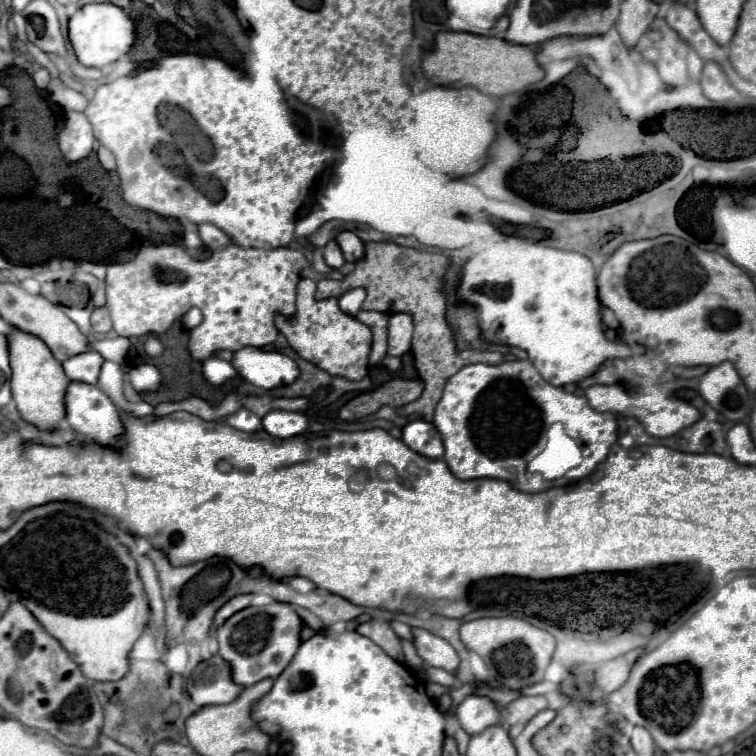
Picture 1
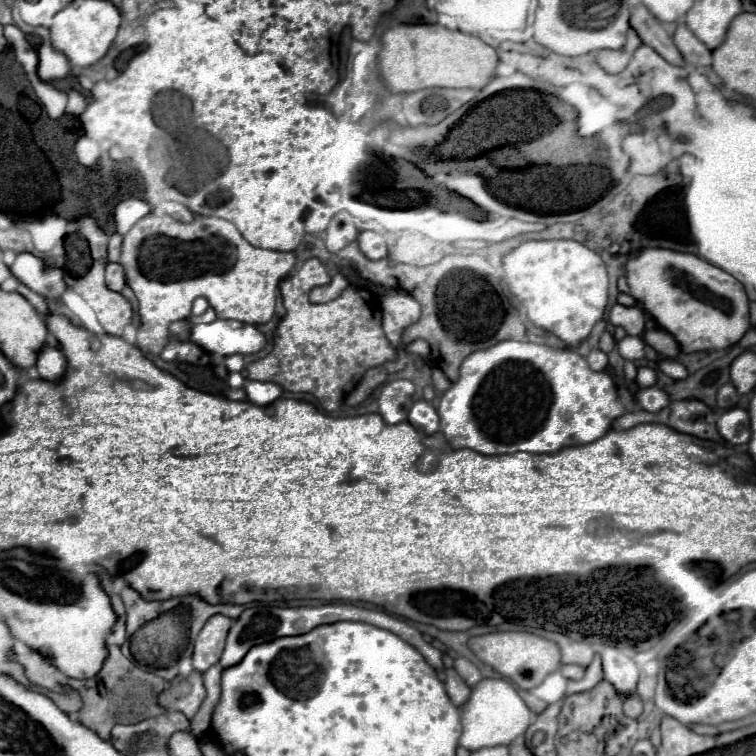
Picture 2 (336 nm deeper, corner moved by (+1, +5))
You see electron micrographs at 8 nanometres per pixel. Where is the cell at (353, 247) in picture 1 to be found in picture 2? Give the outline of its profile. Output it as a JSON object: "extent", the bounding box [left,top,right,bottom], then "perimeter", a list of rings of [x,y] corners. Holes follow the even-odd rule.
{"extent":[358,231,388,259],"perimeter":[[[362,231],[358,235],[358,245],[362,249],[362,253],[368,257],[368,259],[384,259],[388,255],[388,249],[386,249],[386,241],[382,235],[374,233],[374,231]]]}

